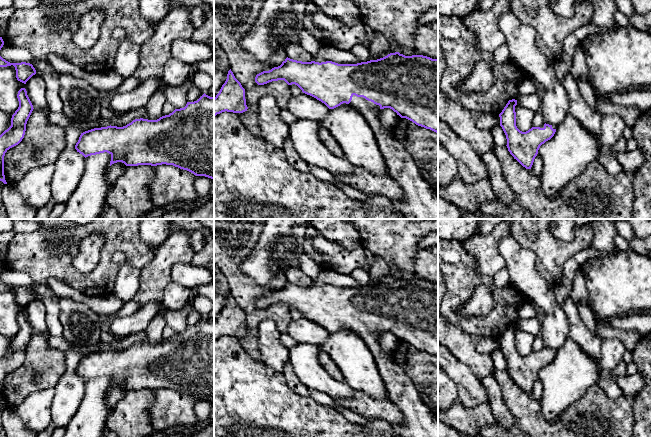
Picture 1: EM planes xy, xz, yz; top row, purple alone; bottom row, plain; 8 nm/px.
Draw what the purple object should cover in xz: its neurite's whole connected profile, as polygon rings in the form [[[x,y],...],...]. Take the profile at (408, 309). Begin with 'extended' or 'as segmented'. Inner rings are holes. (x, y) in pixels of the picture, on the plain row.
extended; [[[399,276],[357,288],[302,286],[286,282],[278,291],[256,299],[255,306],[264,309],[284,304],[297,309],[303,317],[334,333],[343,327],[359,335],[370,349],[390,402],[403,414],[403,422],[391,424],[401,437],[438,437],[438,417],[423,403],[415,385],[393,360],[392,354],[379,345],[379,334],[390,332],[401,342],[438,357],[438,283],[423,279],[405,280]]]

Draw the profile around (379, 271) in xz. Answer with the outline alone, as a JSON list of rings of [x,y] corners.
[[[374,255],[373,263],[368,272],[371,284],[377,284],[390,278],[388,264],[377,255]]]

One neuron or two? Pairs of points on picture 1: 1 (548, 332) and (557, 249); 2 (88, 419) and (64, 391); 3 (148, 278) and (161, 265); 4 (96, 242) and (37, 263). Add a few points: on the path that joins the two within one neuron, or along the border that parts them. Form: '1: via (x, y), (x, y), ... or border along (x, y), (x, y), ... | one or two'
1: border along (537, 270), (553, 288) | two
2: border along (84, 384), (84, 397), (78, 410), (65, 426) | two
3: via (151, 275), (158, 268) | one
4: border along (96, 232), (80, 242), (73, 259), (79, 271) | two

